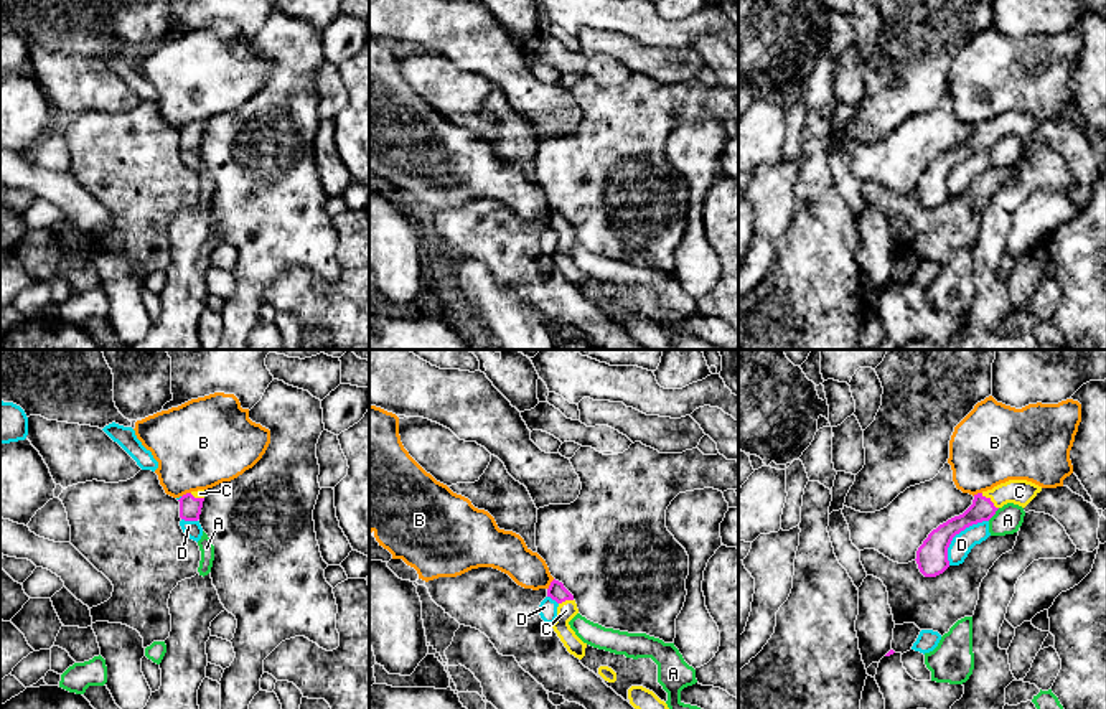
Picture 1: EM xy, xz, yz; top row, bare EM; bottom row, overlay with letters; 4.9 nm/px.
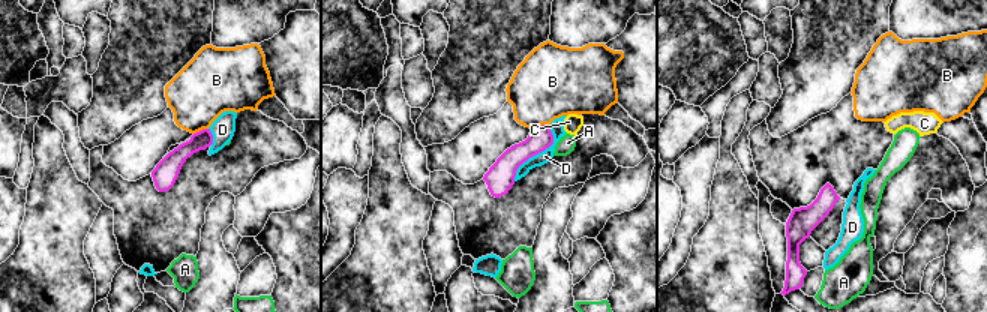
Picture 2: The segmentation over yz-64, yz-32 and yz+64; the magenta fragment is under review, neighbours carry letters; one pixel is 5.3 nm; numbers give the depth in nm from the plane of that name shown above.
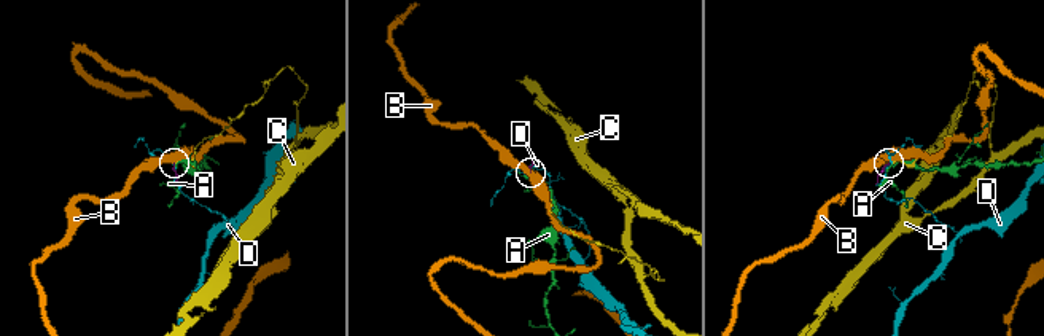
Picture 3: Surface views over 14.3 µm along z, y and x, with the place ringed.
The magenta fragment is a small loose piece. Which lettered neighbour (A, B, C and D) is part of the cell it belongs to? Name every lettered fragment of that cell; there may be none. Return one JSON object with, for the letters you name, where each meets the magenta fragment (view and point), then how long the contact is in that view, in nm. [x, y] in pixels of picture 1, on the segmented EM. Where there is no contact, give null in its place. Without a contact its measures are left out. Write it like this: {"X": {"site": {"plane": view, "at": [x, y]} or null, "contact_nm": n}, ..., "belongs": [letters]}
{"C": {"site": {"plane": "yz", "at": [989, 500]}, "contact_nm": 120}, "belongs": ["C"]}

